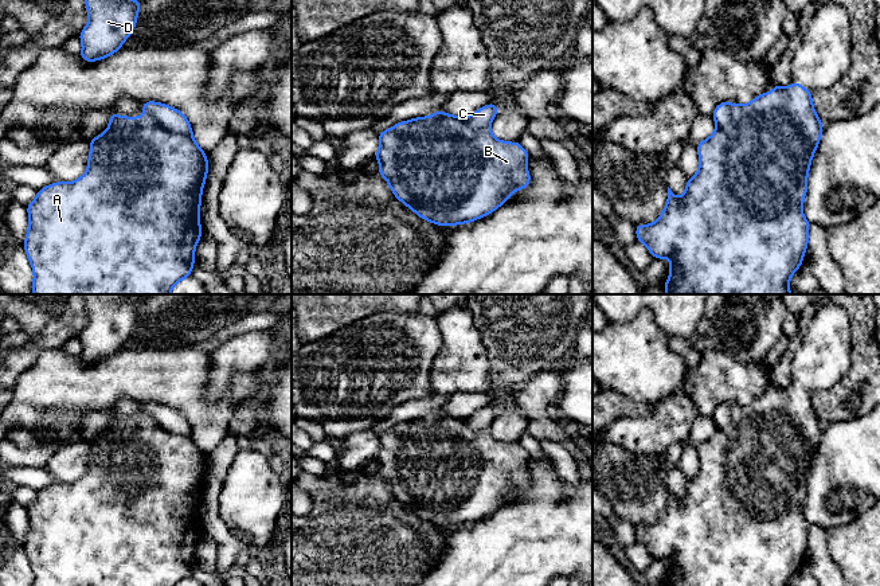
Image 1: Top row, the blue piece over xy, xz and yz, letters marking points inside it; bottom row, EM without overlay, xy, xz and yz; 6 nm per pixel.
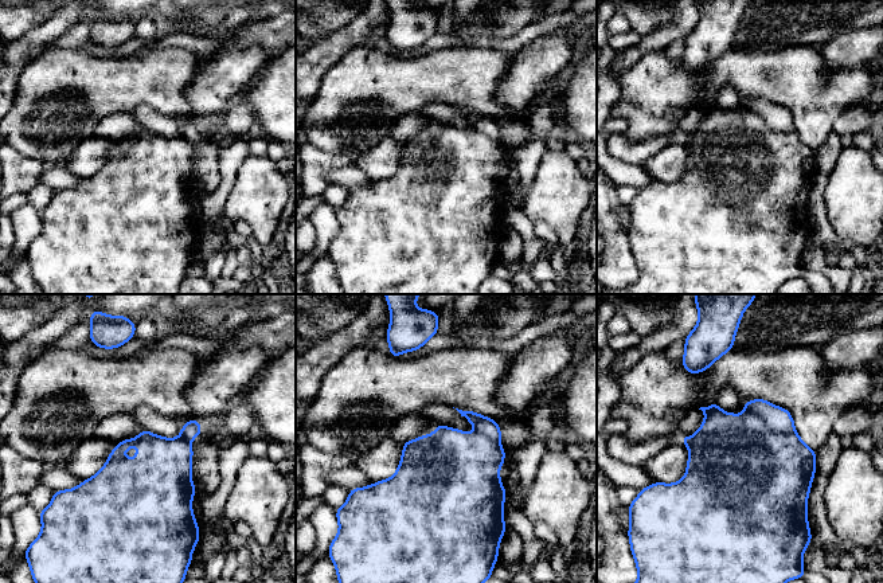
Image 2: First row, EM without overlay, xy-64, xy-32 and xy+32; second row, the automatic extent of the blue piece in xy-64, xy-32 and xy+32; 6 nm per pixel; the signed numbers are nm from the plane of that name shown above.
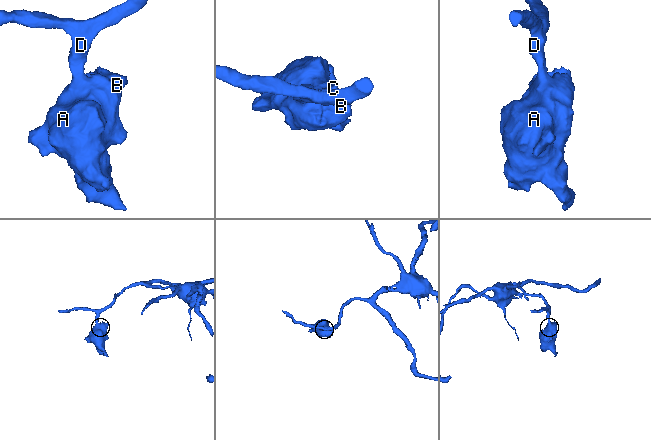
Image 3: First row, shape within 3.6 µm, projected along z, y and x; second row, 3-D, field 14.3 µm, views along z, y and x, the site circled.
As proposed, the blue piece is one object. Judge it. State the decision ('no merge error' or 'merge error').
merge error

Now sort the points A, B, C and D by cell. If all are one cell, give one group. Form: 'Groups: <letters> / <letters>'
Groups: A B D / C

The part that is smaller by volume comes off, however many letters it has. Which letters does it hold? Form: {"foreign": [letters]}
{"foreign": ["C"]}

